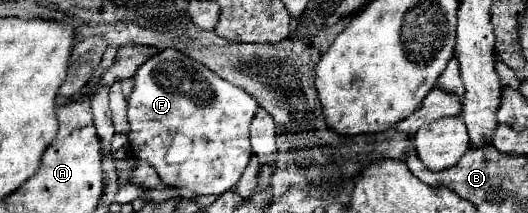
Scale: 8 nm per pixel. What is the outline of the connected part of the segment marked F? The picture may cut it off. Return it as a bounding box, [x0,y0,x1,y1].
[128,49,258,195]

